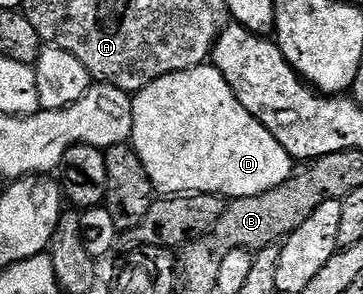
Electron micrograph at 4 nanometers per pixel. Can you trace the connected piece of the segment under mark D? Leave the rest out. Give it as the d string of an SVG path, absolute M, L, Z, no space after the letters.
M213 63L197 65L184 71L176 71L148 83L140 92L133 94L134 102L132 103L132 135L129 144L140 155L140 163L144 163L144 171L148 171L148 179L152 179L155 190L162 195L181 195L184 193L217 193L219 197L233 199L236 197L259 197L264 191L272 191L272 187L280 187L290 178L294 172L295 162L280 147L278 140L267 131L262 124L244 107L235 96L235 93L225 81L224 76L215 67Z

